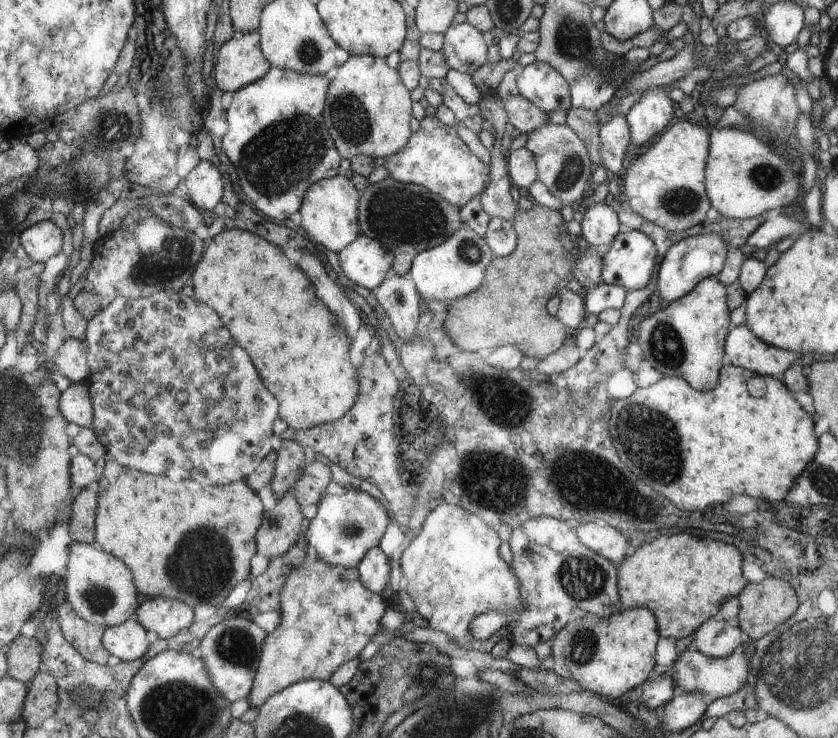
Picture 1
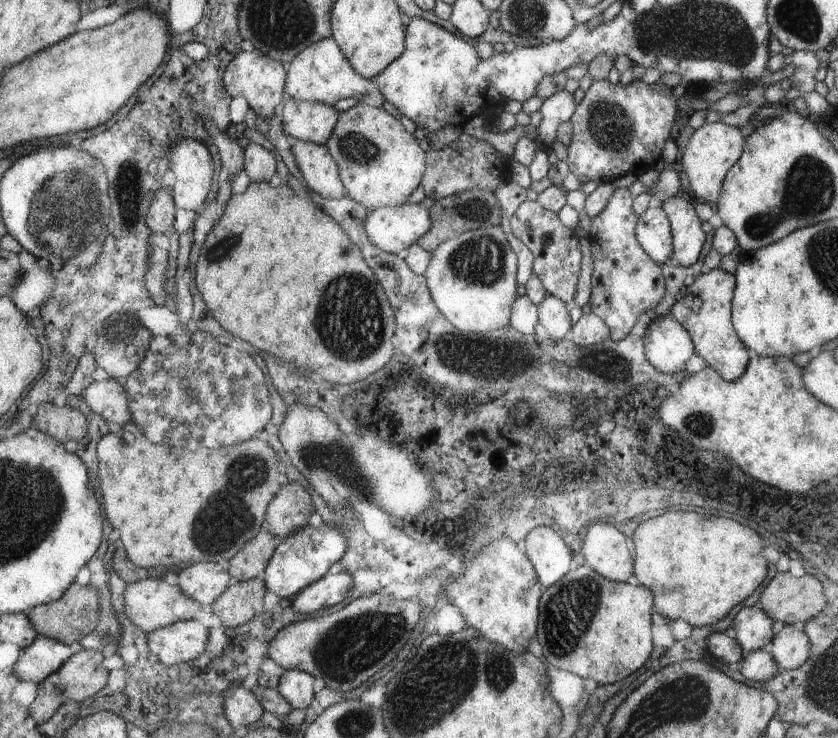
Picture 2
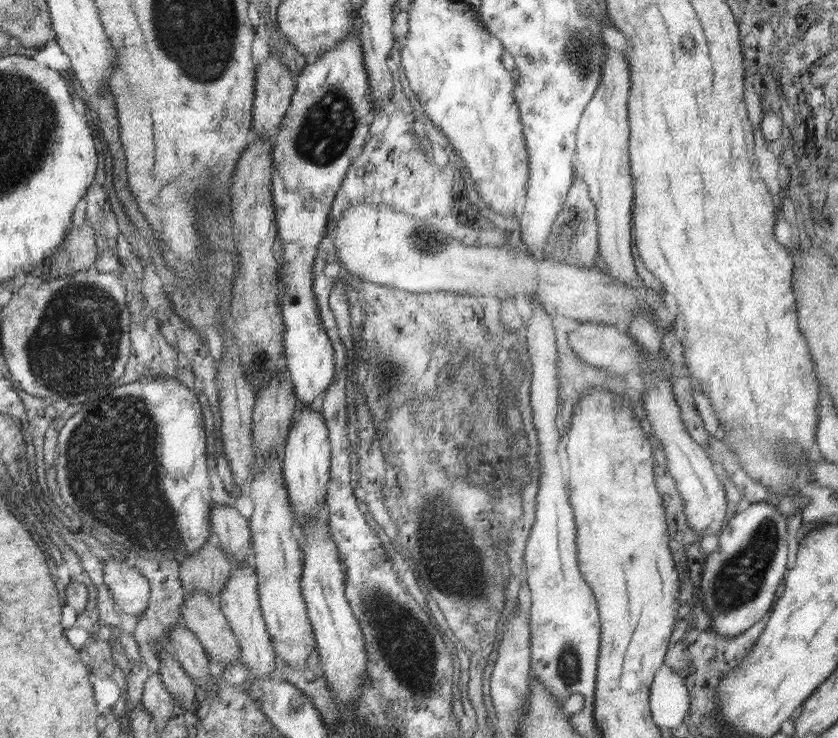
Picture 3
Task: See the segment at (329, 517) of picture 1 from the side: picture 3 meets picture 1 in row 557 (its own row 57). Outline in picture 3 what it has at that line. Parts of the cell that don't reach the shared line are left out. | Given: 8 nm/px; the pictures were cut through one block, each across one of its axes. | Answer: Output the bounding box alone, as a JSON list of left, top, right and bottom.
[272,29,376,406]

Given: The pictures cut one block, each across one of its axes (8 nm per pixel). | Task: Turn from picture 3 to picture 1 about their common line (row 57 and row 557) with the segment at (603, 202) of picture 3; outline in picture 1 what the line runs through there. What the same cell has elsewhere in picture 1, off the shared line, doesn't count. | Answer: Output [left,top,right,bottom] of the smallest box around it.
[576,522,632,564]

